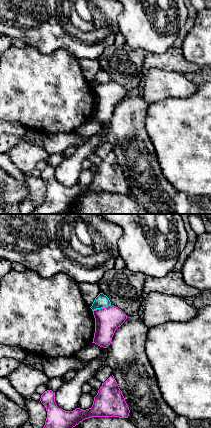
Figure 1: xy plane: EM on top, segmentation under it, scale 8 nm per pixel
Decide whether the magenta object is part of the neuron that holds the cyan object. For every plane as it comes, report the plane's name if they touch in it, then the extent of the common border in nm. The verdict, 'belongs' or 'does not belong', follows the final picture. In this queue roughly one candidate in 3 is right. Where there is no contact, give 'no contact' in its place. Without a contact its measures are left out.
meets cyan in xy; contact 160 nm long

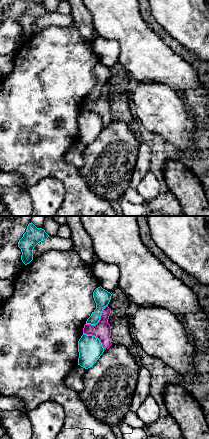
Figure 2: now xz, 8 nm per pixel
meets cyan in xz; contact 240 nm long

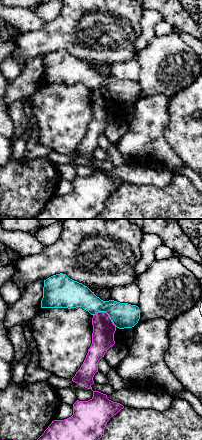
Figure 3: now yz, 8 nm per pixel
meets cyan in yz; contact 220 nm long

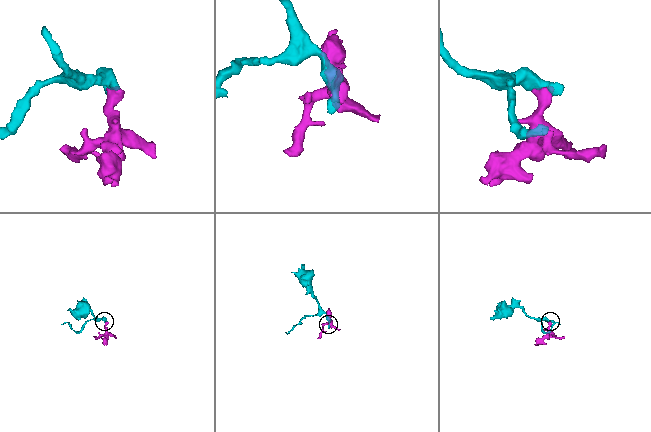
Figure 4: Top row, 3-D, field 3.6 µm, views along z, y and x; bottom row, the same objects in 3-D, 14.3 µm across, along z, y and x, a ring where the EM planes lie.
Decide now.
does not belong

